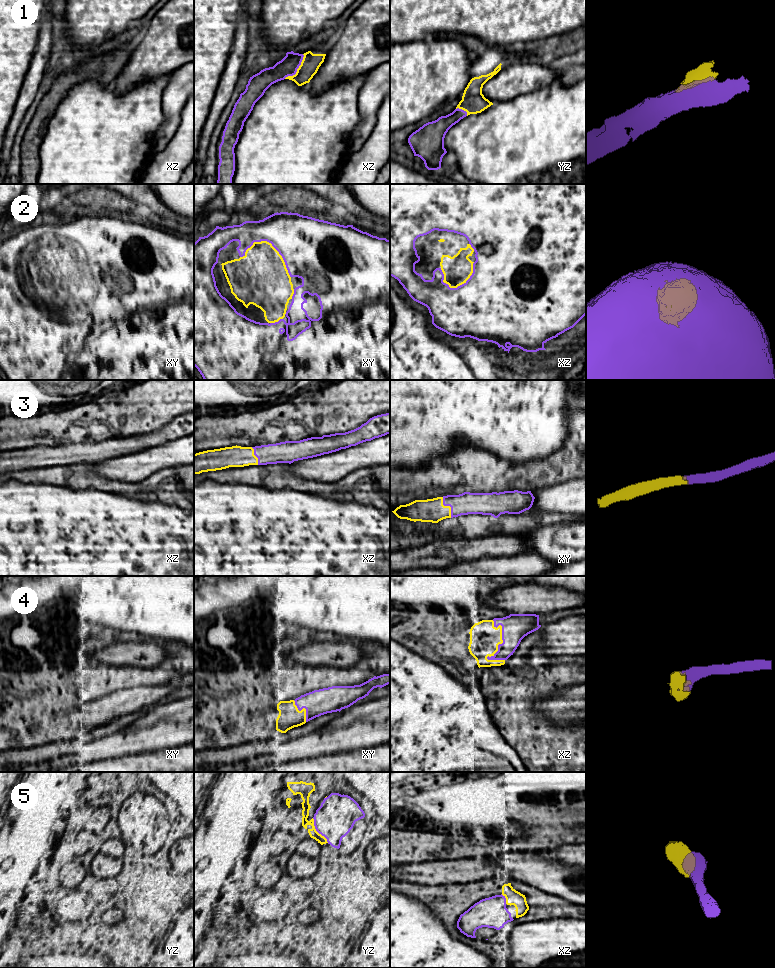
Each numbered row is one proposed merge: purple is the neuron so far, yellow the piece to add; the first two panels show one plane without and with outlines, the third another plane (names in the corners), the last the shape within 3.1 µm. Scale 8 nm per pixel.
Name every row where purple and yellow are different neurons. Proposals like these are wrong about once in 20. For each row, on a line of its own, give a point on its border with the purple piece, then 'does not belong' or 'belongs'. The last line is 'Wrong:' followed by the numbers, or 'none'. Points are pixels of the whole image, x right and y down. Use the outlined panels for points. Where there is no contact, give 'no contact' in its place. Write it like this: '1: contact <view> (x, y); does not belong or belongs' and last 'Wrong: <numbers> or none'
1: contact xz (297, 68); belongs
2: contact xy (271, 243); belongs
3: contact xy (448, 505); belongs
4: contact xz (498, 646); belongs
5: contact yz (317, 831); belongs
Wrong: none

